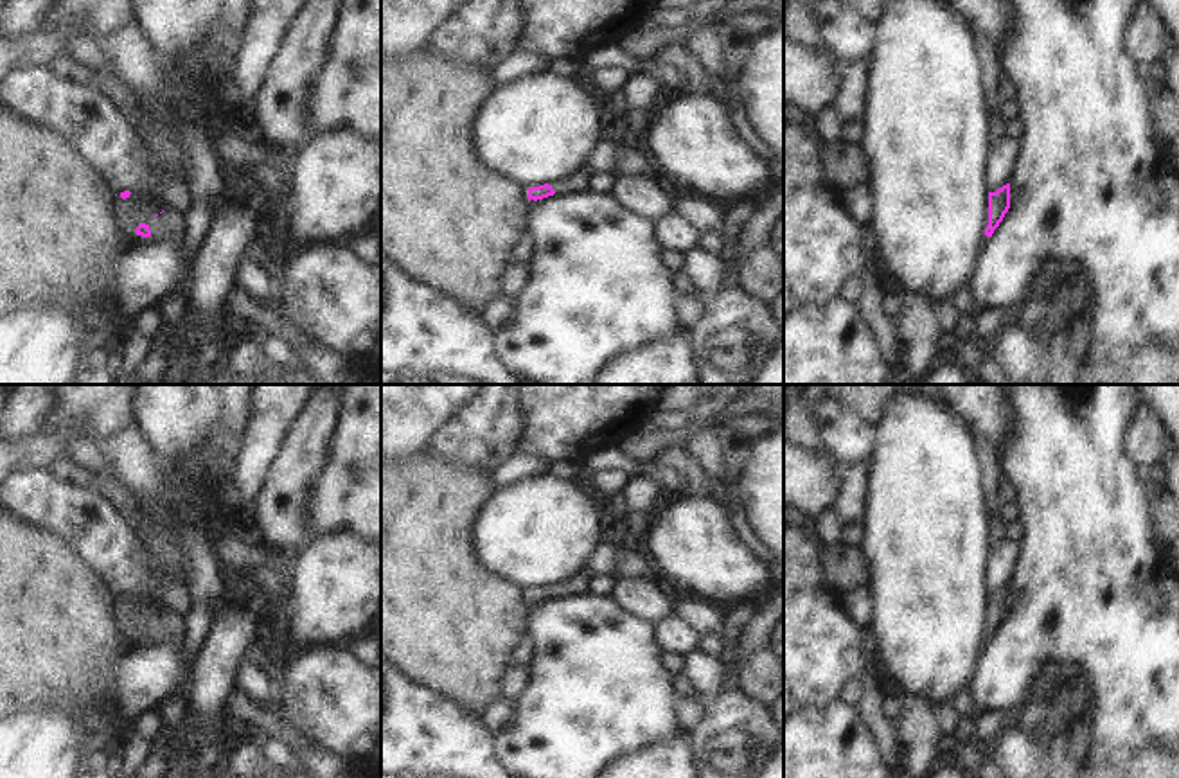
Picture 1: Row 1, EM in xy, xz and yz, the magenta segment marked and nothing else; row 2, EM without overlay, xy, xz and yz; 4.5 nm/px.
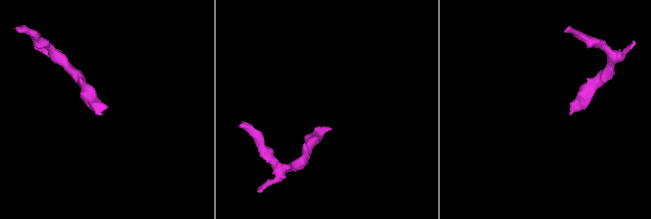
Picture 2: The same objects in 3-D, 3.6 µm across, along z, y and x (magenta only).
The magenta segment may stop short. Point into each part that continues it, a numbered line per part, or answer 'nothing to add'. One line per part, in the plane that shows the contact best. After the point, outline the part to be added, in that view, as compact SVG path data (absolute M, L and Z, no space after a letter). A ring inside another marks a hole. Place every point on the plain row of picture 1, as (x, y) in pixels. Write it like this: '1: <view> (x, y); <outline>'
1: xy (169, 626); M165 609L151 625L151 643L167 643L183 636L183 616Z

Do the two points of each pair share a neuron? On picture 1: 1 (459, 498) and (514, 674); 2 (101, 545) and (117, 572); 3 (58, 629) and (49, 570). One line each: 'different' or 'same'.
1: different
2: same
3: same

